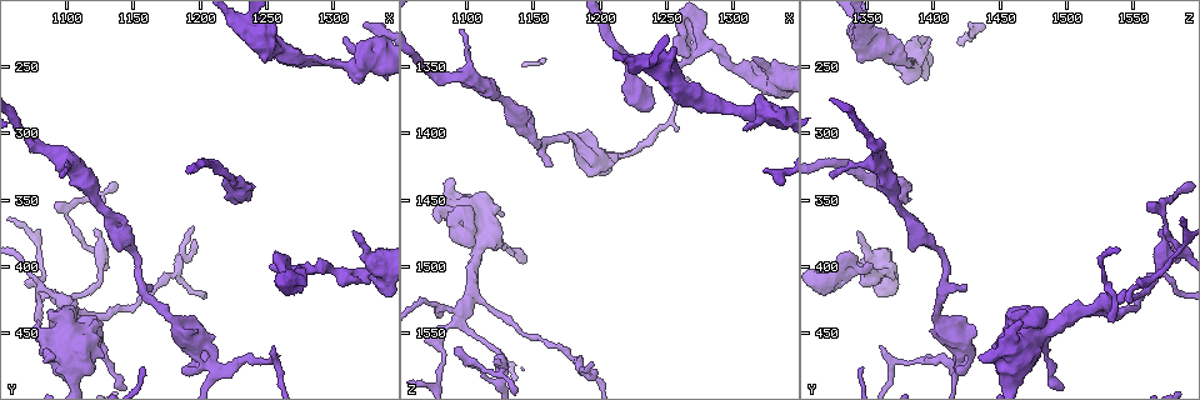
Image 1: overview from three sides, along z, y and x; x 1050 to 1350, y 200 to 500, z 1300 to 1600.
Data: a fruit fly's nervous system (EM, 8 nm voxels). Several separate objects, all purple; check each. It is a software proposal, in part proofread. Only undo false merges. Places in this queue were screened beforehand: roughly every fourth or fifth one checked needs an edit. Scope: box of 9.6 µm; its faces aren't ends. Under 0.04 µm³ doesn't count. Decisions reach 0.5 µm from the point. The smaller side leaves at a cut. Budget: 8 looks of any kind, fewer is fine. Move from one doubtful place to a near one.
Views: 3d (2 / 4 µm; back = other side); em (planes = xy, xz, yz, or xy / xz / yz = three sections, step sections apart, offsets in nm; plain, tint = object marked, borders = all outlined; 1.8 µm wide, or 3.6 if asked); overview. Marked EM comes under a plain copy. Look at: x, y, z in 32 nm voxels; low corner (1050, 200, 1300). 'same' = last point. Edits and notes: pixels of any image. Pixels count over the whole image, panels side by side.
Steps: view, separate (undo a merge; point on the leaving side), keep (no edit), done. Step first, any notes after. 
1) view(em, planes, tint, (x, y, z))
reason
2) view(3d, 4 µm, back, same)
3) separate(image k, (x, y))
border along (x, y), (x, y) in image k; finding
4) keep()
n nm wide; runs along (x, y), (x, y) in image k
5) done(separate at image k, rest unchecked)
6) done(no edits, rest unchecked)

view(em, xz, step 4, tint, (1234, 218, 1346))
three arms meet

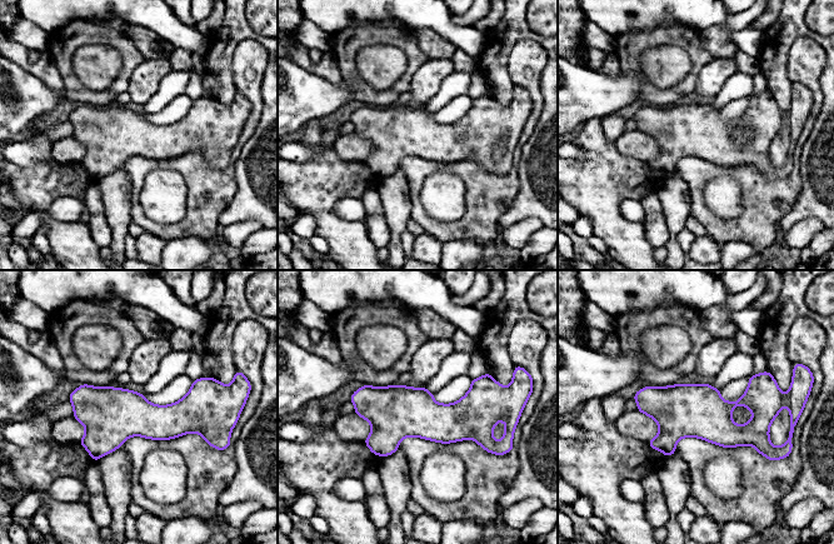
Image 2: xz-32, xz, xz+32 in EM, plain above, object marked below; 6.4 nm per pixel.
view(em, planes, tint, same)
another direction

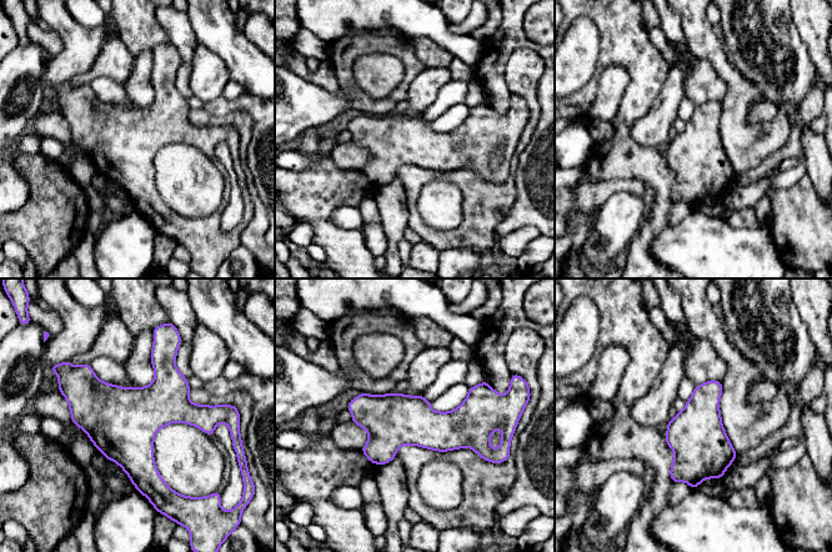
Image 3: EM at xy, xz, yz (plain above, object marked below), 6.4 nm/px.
keep()
runs along (351, 406), (411, 421), (490, 412) in image 3; one cell here

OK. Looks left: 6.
view(3d, 4 µm, (1328, 398, 1356))
sharp bend

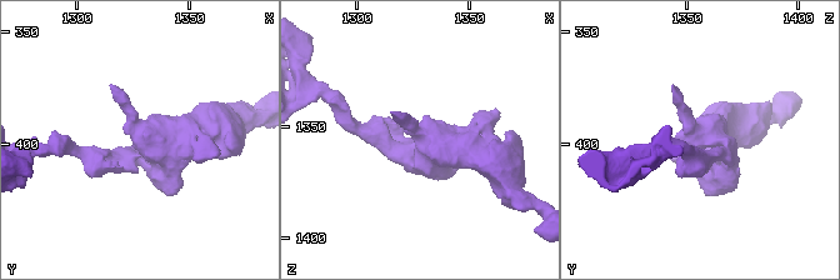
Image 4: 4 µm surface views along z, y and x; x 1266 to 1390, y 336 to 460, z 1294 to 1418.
view(em, planes, tint, (1329, 397, 1356))

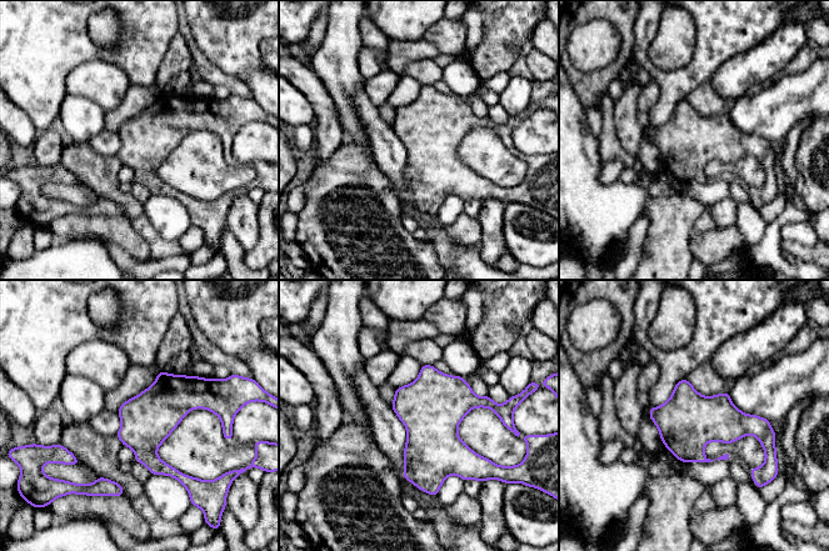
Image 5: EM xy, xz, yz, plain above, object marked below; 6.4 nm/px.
keep()
continuous, no second cell

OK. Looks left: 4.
view(em, 3.6 µm, yz, step 8, tint, (1278, 400, 1334))
abrupt turn

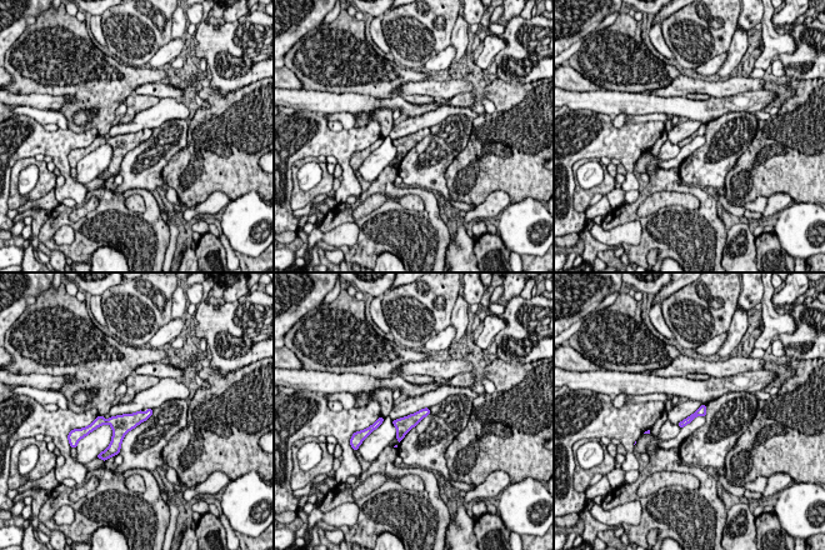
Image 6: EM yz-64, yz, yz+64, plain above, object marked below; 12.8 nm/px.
view(em, 3.6 µm, planes, tint, same)
another direction

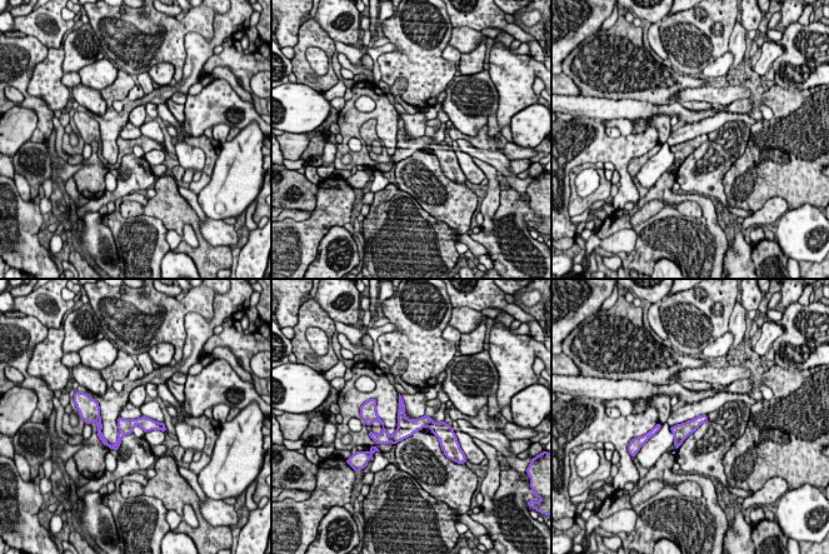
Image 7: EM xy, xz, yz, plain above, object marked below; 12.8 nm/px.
keep()
180 nm wide; continuous, no second cell

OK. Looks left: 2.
done(no edits, rest unchecked)

